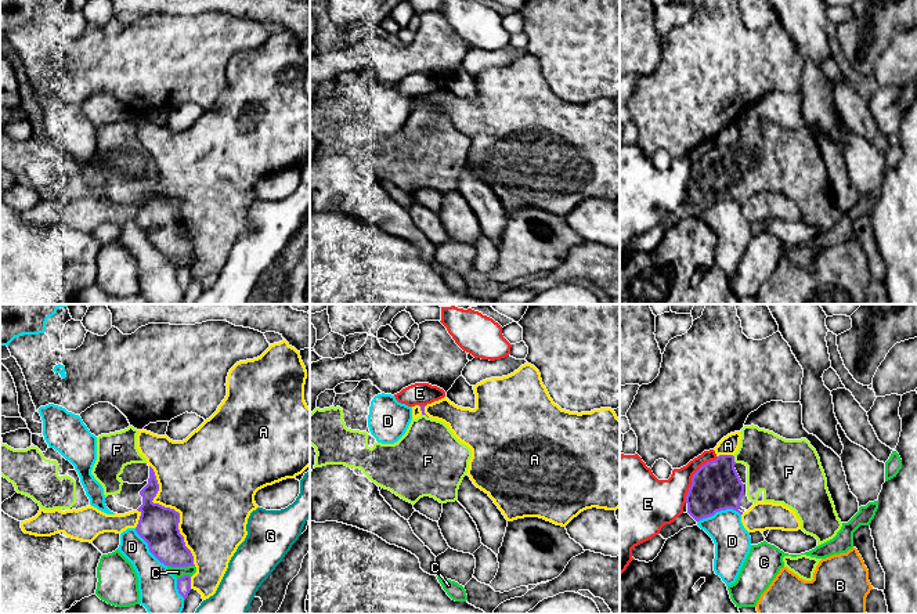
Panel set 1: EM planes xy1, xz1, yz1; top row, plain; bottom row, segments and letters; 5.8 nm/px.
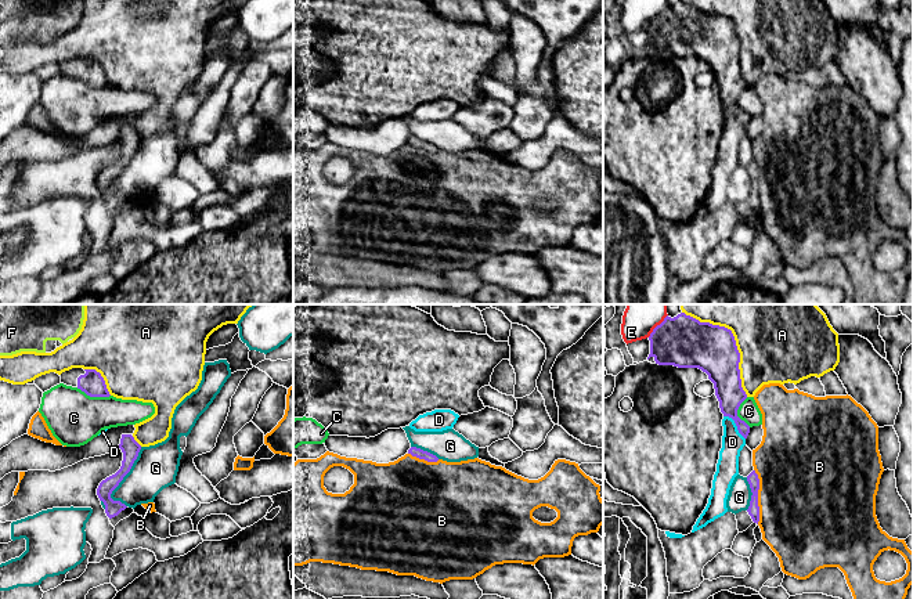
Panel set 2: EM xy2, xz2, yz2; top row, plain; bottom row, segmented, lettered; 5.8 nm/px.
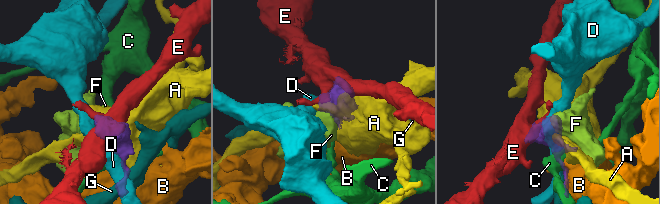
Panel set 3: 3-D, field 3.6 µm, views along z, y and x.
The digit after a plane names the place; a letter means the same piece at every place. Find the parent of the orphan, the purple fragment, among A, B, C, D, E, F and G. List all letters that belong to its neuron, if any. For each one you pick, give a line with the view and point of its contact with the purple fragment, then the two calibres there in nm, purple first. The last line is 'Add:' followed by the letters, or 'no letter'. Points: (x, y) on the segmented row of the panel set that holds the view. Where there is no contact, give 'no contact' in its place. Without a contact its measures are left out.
F: contact yz1 (733, 459); calibres 280 and 320 nm
Add: F

